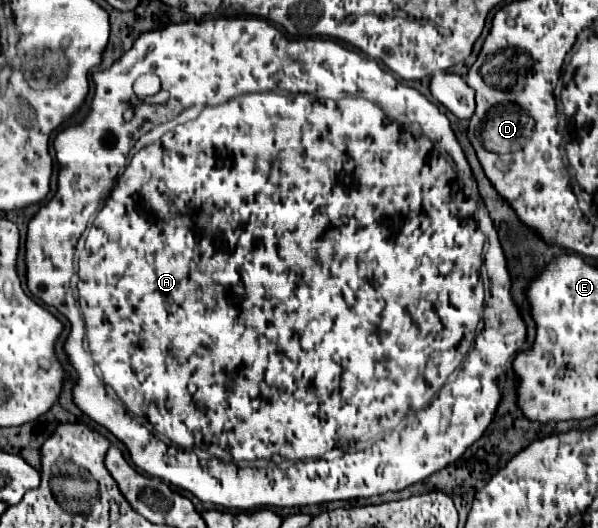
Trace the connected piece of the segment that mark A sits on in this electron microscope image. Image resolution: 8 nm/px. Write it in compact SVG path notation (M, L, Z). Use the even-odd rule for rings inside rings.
M206 16L205 20L190 19L183 24L169 24L167 28L145 32L139 36L133 48L121 56L117 64L113 64L109 70L95 72L93 82L95 96L85 122L61 130L55 138L55 152L59 160L57 192L29 222L25 242L27 284L33 296L41 298L45 304L55 306L67 318L71 316L71 334L65 342L65 350L79 376L77 386L73 388L73 400L91 420L105 426L127 446L135 466L153 478L161 478L177 488L191 492L201 502L229 510L309 506L359 496L369 498L389 490L403 490L455 462L475 440L481 438L499 404L497 378L503 374L505 366L511 364L515 352L519 352L525 342L525 326L521 326L525 322L521 320L519 310L511 300L511 278L499 240L490 236L488 250L485 256L481 254L485 236L477 228L477 204L471 196L465 196L465 188L459 178L459 170L467 168L467 160L451 130L450 121L435 104L431 104L415 88L397 82L375 60L359 52L347 50L333 40L289 38L275 26L267 24L267 20L250 17ZM147 72L159 78L167 78L167 106L145 108L149 114L163 118L146 118L137 109L133 118L127 121L123 114L129 108L129 100L133 96L133 82L137 76ZM171 118L195 120L169 130L167 120ZM163 124L165 132L160 132L161 138L129 158L137 138L145 130ZM93 214L95 220L77 264L77 308L71 288L71 278L75 274L75 244ZM163 250L163 258L149 260L151 254L159 254ZM483 258L491 284L489 300L485 300L485 290L479 276ZM481 316L493 320L483 320L483 330L475 334ZM86 332L91 354L84 346ZM93 362L101 368L103 380L97 378ZM453 372L455 380L449 378ZM105 384L113 386L119 400L107 396Z

